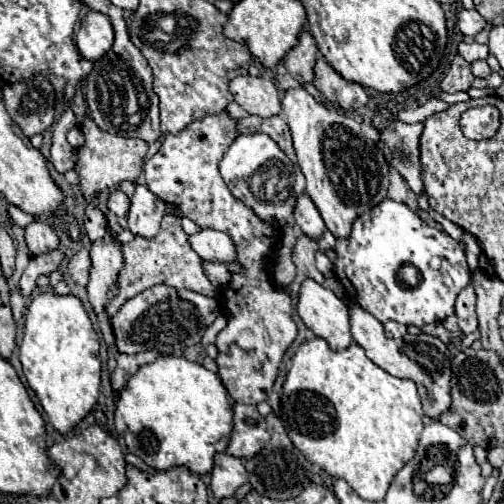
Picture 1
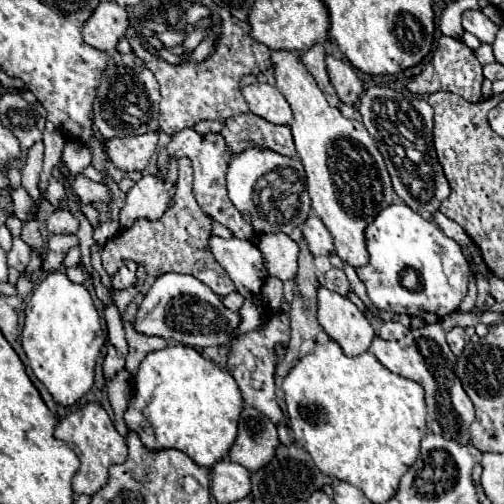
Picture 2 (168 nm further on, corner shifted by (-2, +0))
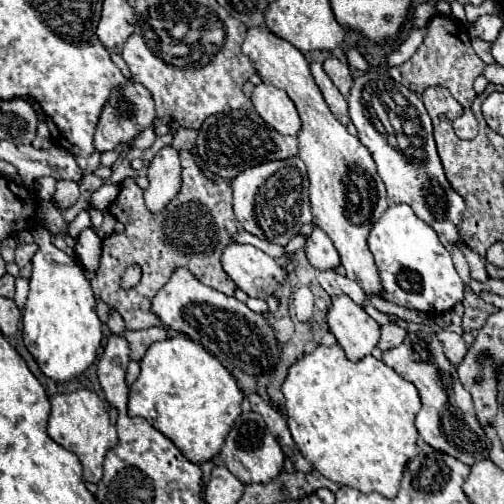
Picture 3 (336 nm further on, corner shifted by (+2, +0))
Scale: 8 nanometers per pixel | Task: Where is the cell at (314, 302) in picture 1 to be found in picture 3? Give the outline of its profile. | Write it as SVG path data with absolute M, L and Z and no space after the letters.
M347 295L333 299L327 313L329 329L345 349L347 359L361 361L379 343L379 323L365 313L365 309Z

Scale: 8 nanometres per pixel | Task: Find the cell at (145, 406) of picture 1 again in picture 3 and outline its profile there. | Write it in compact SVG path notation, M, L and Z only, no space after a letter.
M185 335L153 343L141 359L141 375L129 391L129 415L147 419L169 437L191 463L213 459L241 415L243 393L221 361Z

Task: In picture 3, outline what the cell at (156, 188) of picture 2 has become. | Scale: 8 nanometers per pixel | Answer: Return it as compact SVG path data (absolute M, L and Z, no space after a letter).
M165 145L149 165L149 189L145 191L145 205L149 211L161 211L181 187L181 163L179 151L173 145Z

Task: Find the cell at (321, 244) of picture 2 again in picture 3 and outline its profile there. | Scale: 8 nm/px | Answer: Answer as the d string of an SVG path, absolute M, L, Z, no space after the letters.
M319 227L313 229L313 233L307 237L307 259L313 267L321 269L321 271L329 271L329 269L337 269L339 267L339 253L333 247L331 239L327 237L325 231L321 231Z

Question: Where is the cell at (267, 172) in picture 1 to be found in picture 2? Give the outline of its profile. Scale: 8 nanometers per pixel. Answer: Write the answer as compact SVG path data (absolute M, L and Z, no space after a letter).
M251 147L231 157L227 169L227 191L239 213L259 233L291 233L311 213L305 189L305 169L299 159L279 155L267 147Z

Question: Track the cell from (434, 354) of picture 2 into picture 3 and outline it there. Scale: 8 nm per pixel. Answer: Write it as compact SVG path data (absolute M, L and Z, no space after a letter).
M419 331L419 337L415 333L409 333L403 345L383 353L383 363L395 369L403 379L411 381L417 387L423 407L417 415L415 425L427 445L459 459L469 467L489 457L491 441L487 439L483 427L477 421L471 395L463 389L457 377L457 369L443 355L441 343L437 341L435 333Z

